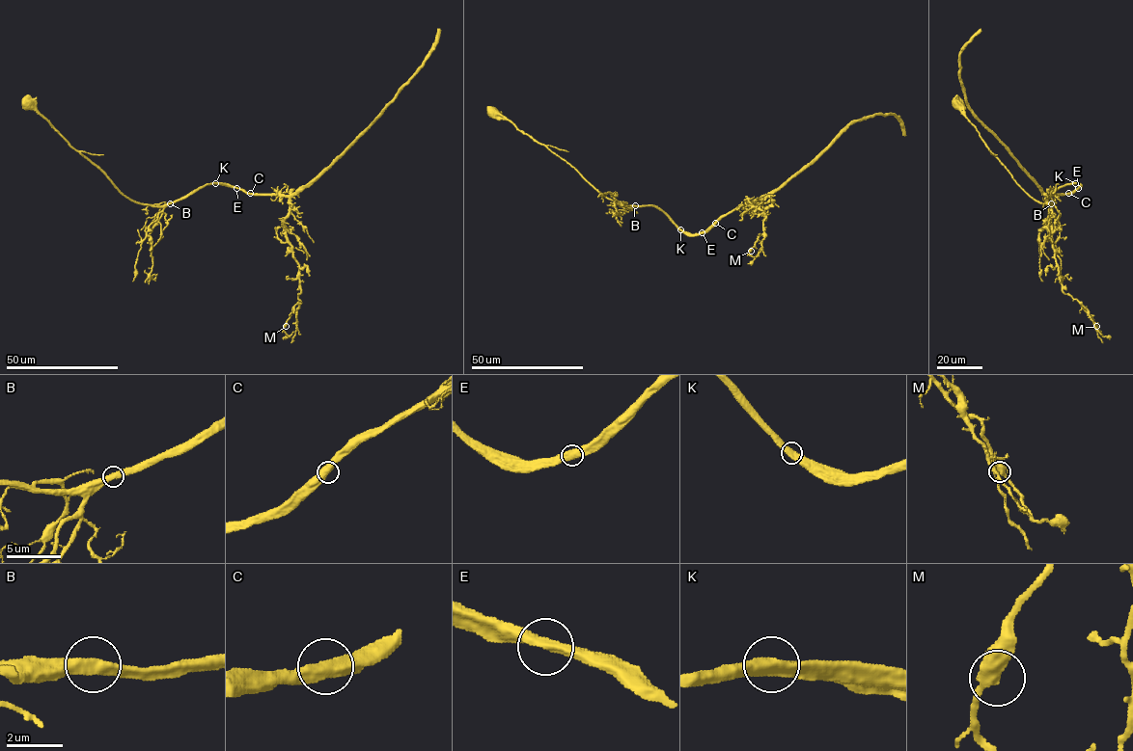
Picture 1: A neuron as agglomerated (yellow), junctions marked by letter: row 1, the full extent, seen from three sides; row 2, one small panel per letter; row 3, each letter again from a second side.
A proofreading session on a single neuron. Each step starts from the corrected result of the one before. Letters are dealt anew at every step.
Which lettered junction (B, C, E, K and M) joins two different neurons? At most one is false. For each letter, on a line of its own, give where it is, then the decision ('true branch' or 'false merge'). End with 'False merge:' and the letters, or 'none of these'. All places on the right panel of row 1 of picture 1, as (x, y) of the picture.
B: place (1051, 203); true branch
C: place (1068, 193); true branch
E: place (1078, 188); true branch
K: place (1075, 183); true branch
M: place (1096, 326); true branch
False merge: none of these

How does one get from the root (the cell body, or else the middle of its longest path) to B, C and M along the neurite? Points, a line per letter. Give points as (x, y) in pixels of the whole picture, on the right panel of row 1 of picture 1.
B: (957, 104), (1015, 182), (1036, 201), (1048, 206), (1051, 203)
C: (957, 104), (989, 151), (1031, 197), (1051, 206), (1051, 196), (1059, 187), (1080, 184), (1068, 193)
M: (957, 104), (1036, 201), (1051, 206), (1059, 187), (1080, 184), (1047, 197), (1048, 219), (1062, 291), (1096, 326)

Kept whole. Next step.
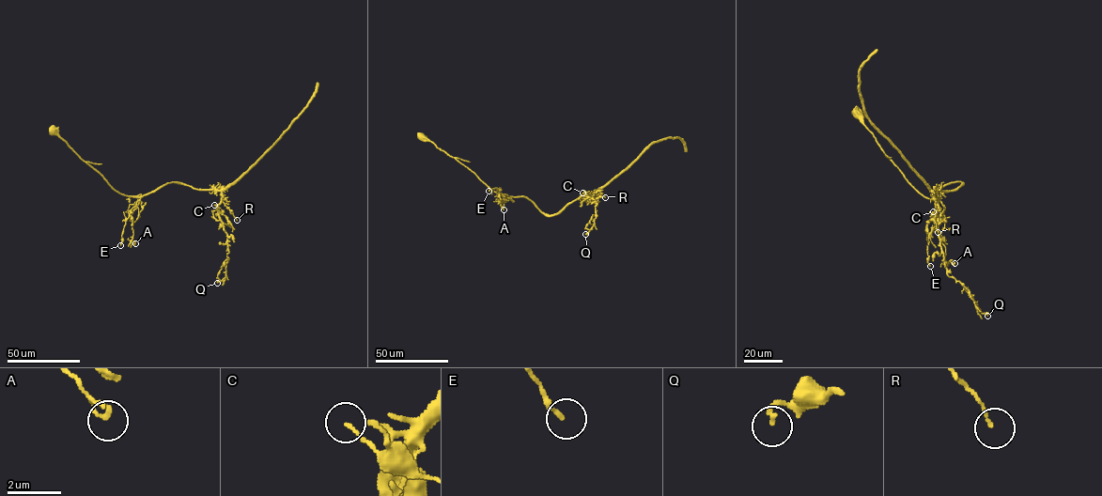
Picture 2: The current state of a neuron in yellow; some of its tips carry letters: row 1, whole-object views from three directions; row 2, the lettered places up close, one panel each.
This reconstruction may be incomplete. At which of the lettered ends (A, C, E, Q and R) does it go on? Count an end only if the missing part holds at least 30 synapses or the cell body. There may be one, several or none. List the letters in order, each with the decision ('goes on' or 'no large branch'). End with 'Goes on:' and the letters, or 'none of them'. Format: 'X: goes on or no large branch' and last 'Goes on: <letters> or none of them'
A: no large branch
C: no large branch
E: no large branch
Q: no large branch
R: no large branch
Goes on: none of them

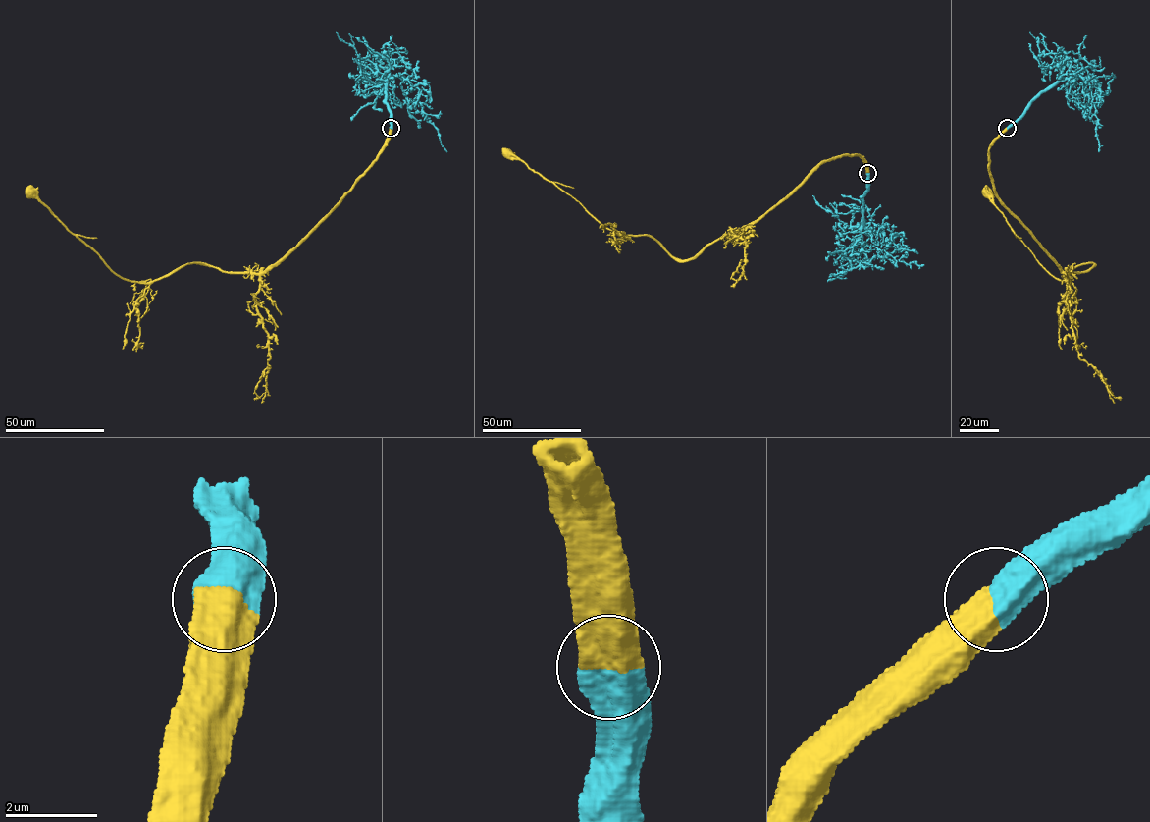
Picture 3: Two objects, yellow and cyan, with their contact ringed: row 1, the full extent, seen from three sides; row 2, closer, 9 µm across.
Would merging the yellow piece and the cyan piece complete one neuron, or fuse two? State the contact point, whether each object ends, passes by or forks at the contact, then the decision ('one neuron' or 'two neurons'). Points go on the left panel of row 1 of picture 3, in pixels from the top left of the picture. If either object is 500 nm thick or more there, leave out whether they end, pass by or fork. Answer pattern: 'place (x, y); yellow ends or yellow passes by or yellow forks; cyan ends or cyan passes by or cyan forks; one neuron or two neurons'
place (391, 128); one neuron

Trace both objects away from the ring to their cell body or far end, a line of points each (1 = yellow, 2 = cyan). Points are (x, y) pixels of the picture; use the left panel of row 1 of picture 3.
1: (391, 128), (377, 160), (343, 197), (262, 272), (226, 272), (186, 263), (146, 283), (127, 280), (30, 193)
2: (391, 128), (385, 77), (397, 76), (404, 81), (401, 89), (404, 96), (438, 130), (441, 144), (446, 151)

